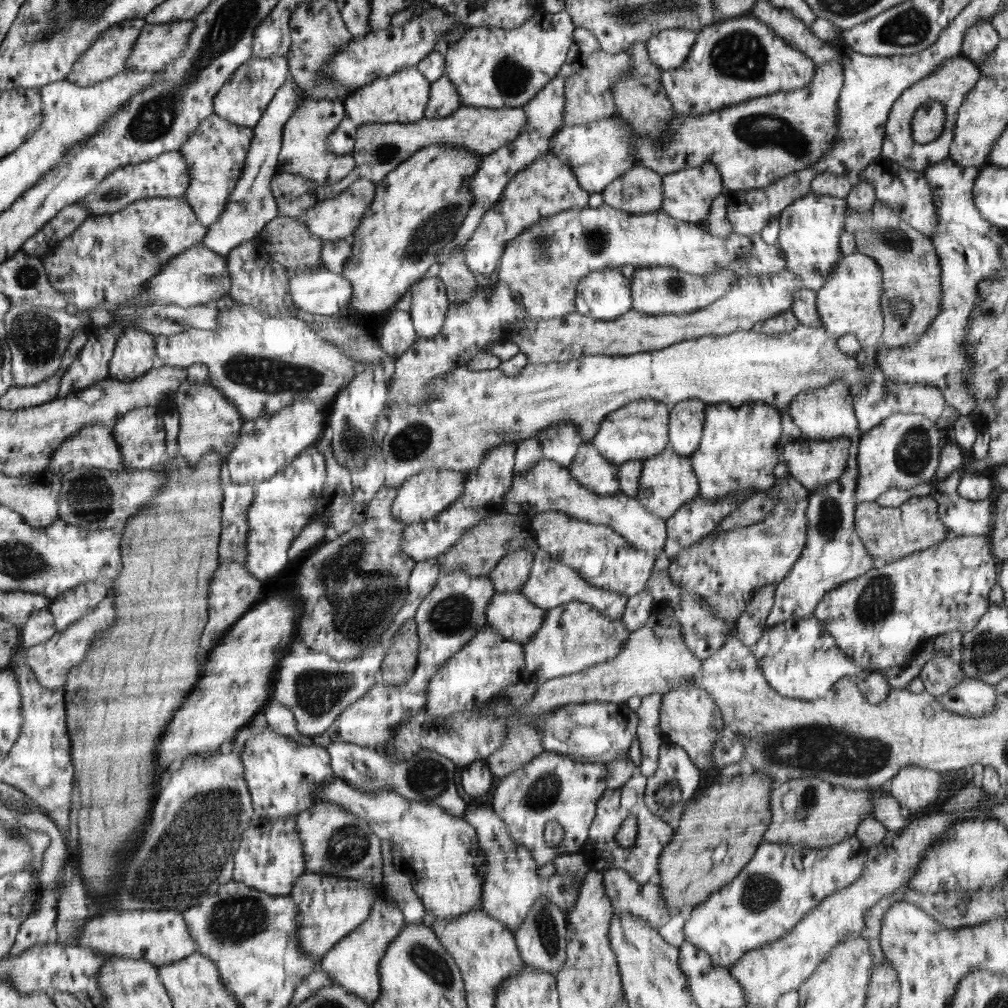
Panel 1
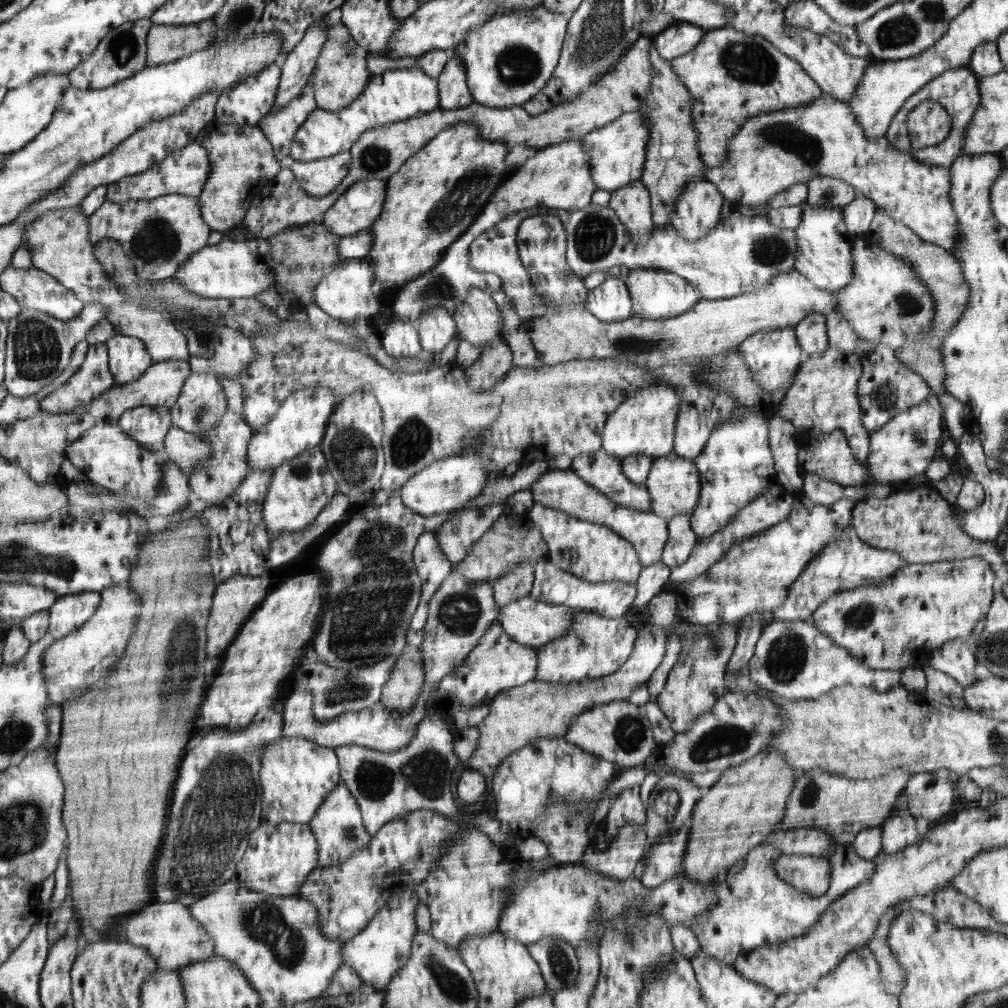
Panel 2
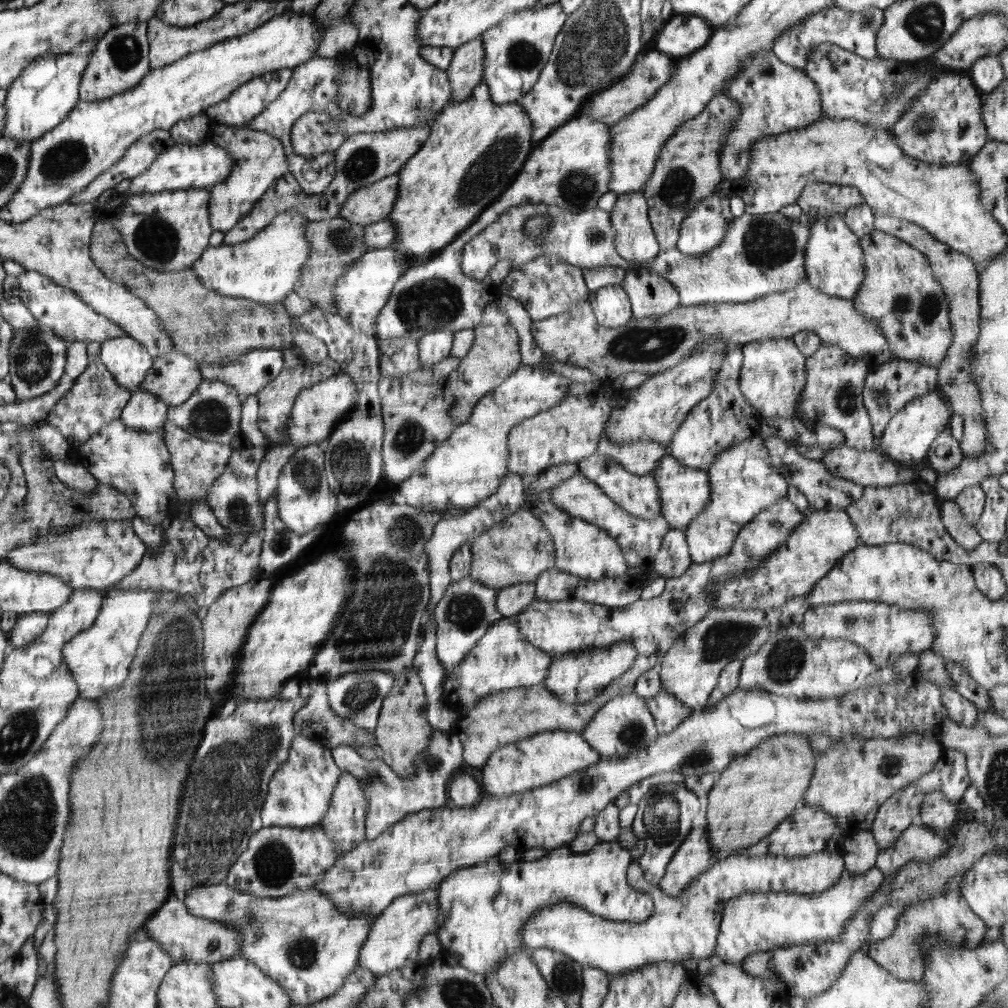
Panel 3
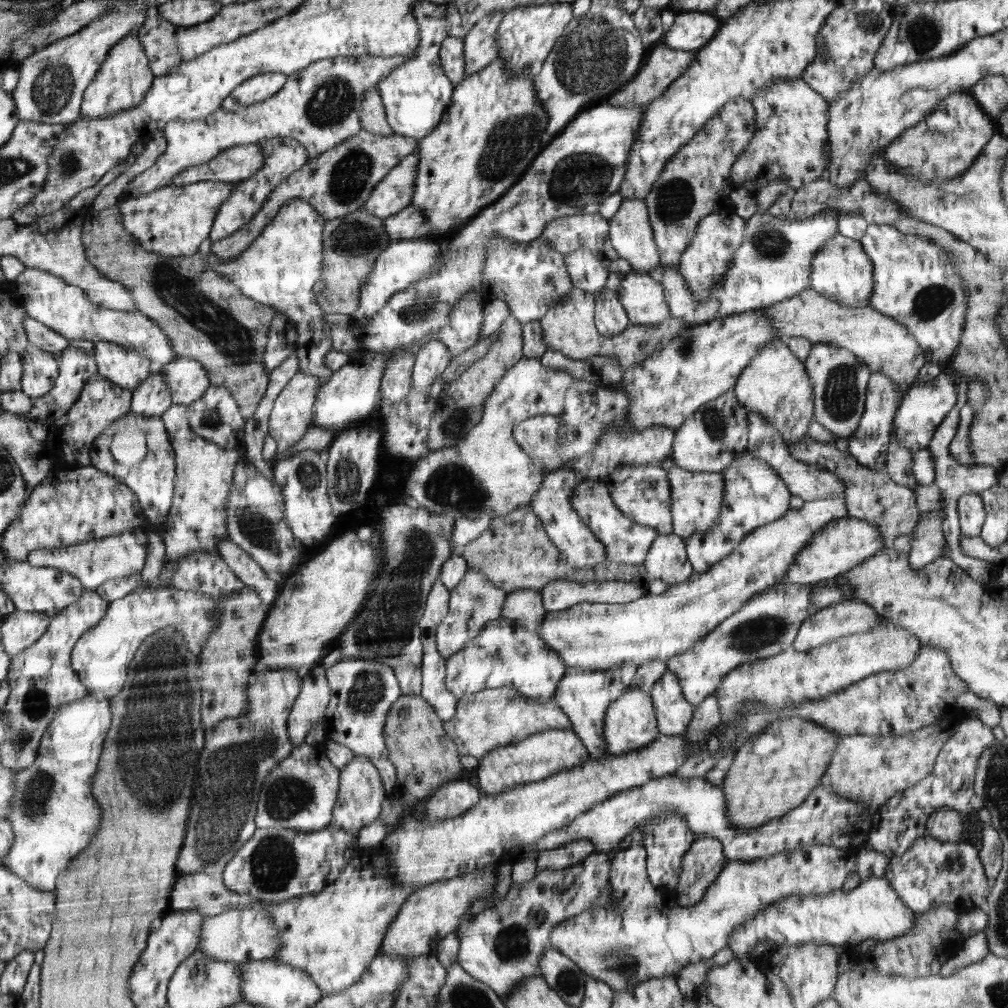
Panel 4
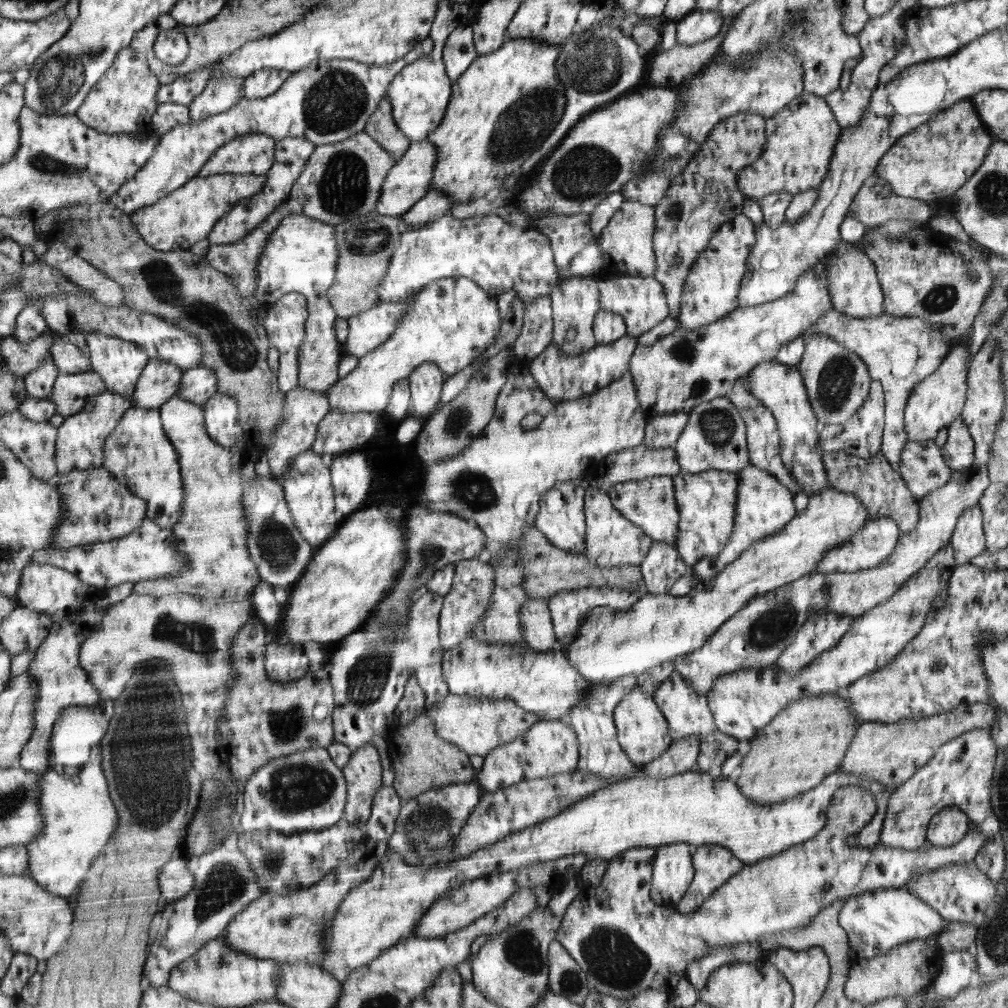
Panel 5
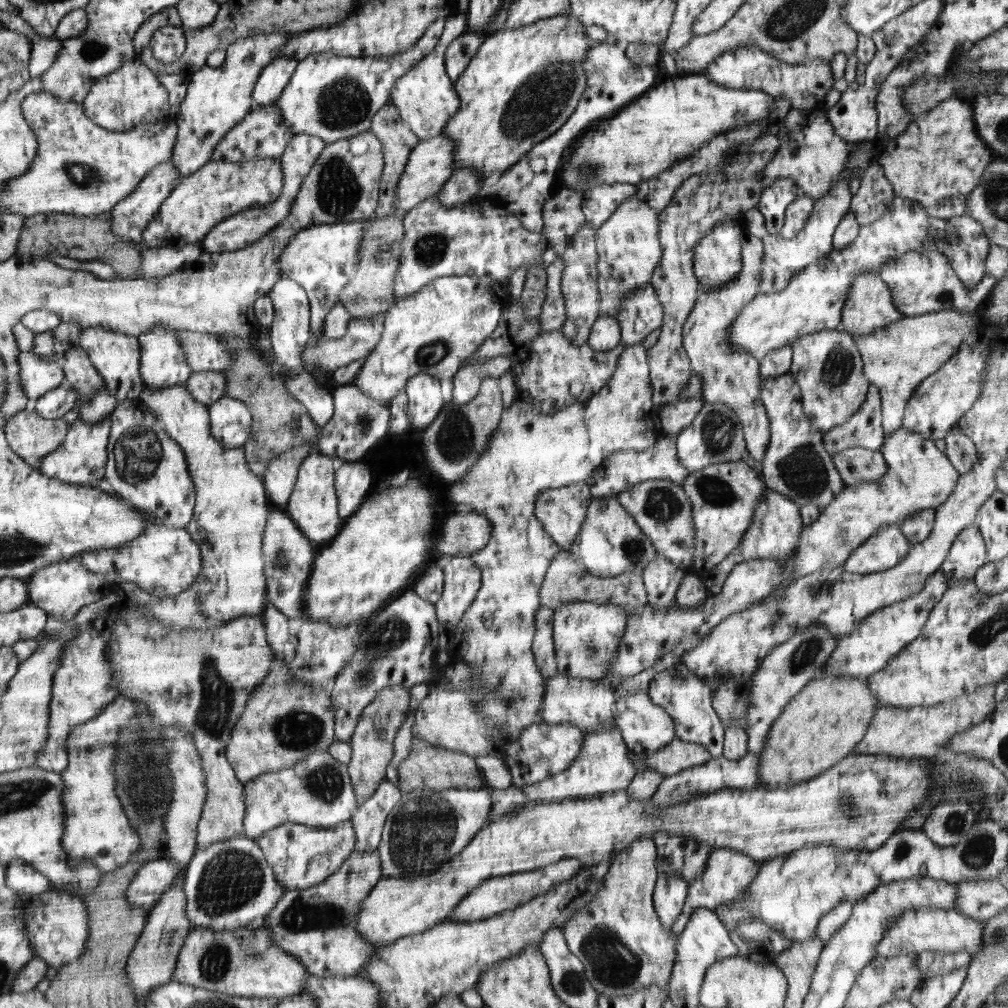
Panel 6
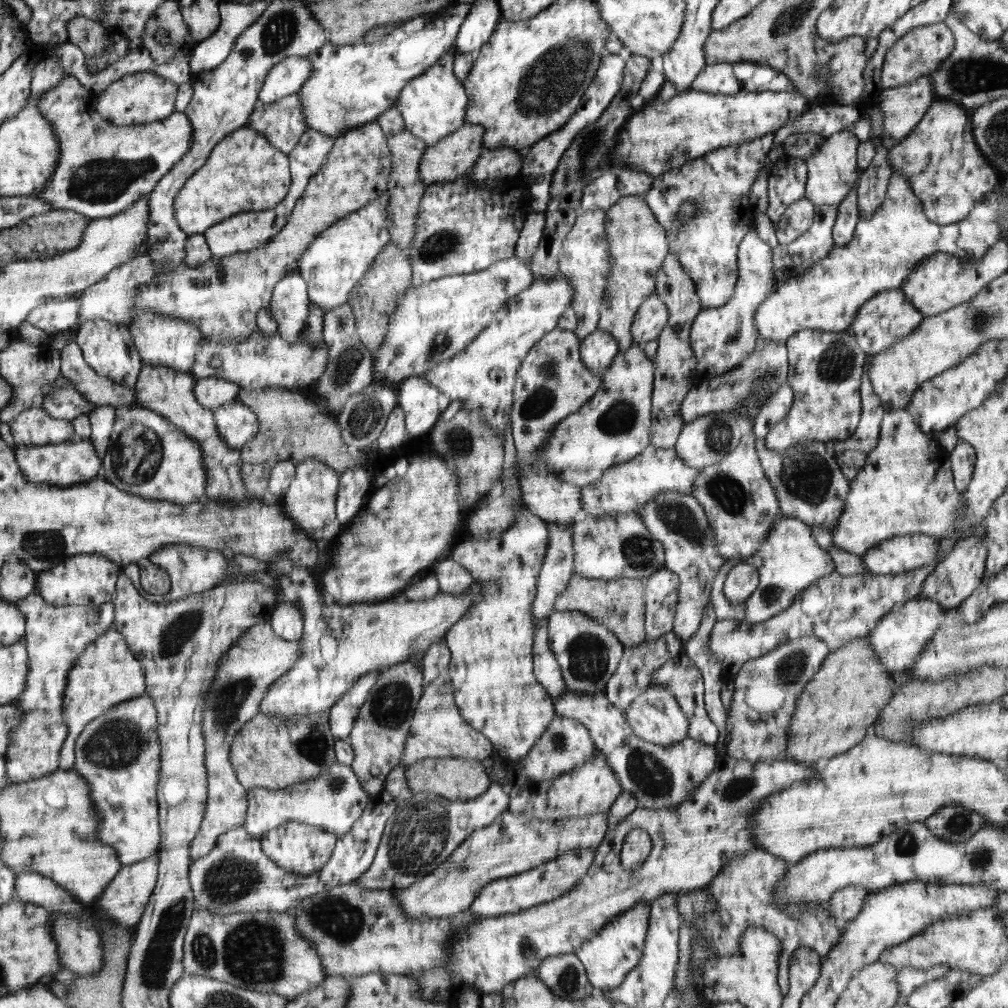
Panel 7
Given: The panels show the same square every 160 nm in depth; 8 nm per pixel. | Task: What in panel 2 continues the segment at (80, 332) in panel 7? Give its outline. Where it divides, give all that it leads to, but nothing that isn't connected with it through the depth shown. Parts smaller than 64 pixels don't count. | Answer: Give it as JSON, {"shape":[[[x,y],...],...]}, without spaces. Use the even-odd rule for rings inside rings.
{"shape":[[[116,334],[104,345],[108,350],[108,369],[116,383],[136,381],[145,369],[151,368],[150,354],[140,339]]]}

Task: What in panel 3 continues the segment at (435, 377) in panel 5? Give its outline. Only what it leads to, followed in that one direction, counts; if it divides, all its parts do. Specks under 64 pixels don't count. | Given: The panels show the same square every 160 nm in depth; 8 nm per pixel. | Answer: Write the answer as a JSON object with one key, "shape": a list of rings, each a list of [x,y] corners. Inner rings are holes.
{"shape":[[[439,330],[425,334],[416,341],[420,366],[428,368],[437,364],[442,358],[449,356],[452,348],[452,332]]]}

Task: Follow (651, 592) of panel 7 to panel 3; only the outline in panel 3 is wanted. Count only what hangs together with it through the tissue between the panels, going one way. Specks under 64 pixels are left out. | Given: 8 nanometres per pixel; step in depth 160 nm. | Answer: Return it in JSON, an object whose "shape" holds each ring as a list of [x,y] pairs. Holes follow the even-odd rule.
{"shape":[[[669,528],[662,536],[654,558],[654,571],[664,579],[677,578],[683,574],[692,563],[683,531]]]}

